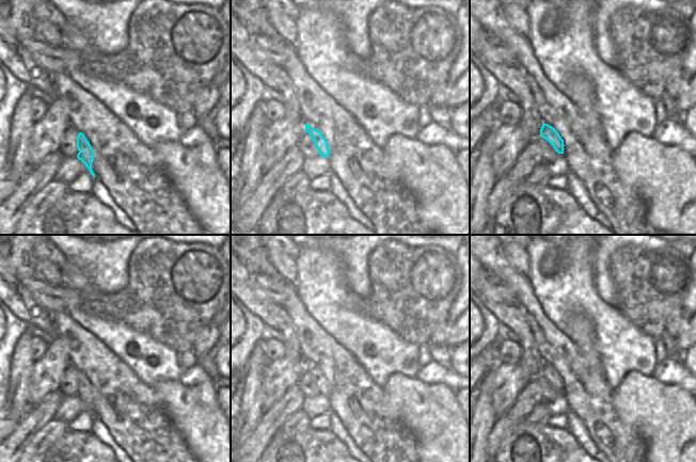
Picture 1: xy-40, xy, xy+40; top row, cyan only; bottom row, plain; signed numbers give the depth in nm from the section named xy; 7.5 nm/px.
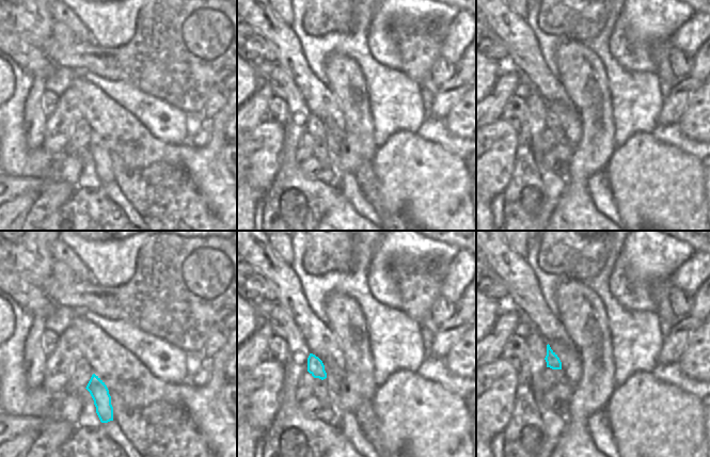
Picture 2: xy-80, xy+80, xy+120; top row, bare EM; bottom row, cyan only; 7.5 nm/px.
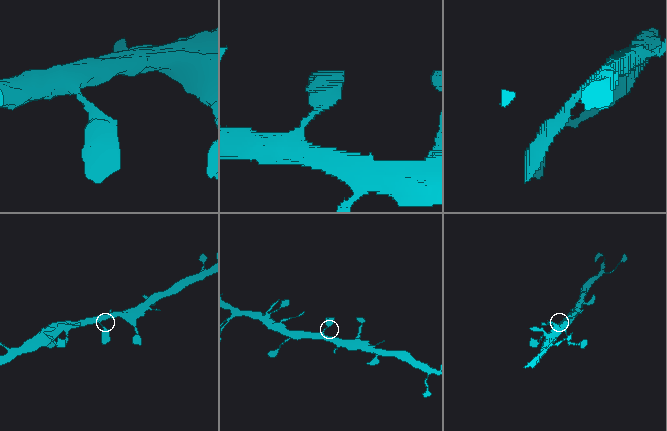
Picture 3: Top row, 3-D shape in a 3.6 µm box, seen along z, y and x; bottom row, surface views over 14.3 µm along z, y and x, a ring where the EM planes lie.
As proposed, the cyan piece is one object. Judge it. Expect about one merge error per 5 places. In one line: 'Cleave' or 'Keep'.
Keep

